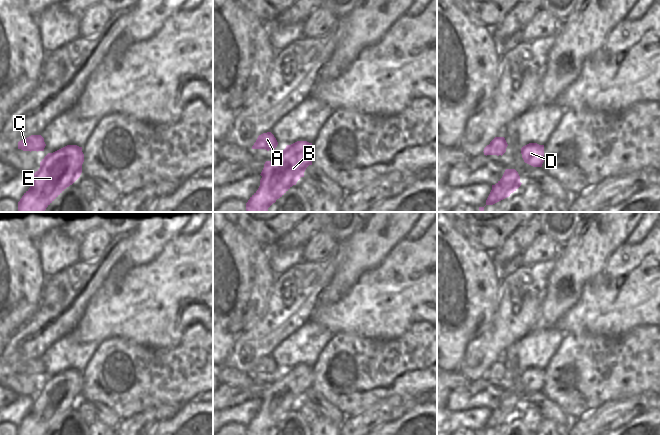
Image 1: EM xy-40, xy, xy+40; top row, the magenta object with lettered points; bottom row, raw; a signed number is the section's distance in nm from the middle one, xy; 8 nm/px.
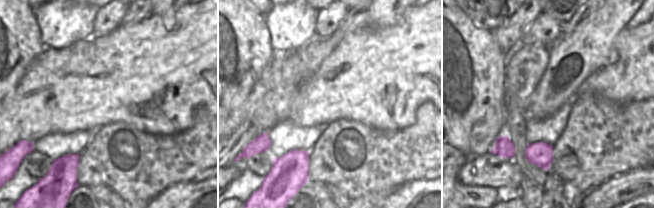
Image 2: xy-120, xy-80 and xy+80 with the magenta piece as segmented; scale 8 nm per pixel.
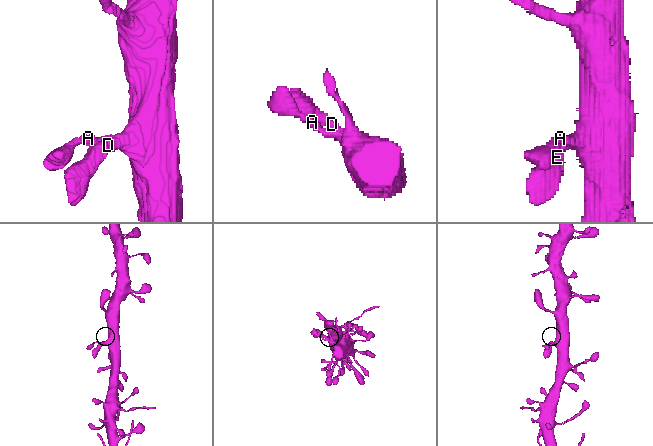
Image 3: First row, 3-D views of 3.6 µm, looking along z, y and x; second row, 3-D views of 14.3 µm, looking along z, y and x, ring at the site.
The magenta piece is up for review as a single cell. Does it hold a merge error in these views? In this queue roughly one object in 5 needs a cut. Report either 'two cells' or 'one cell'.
one cell

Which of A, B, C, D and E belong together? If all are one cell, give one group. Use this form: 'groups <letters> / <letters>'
groups A B C D E

